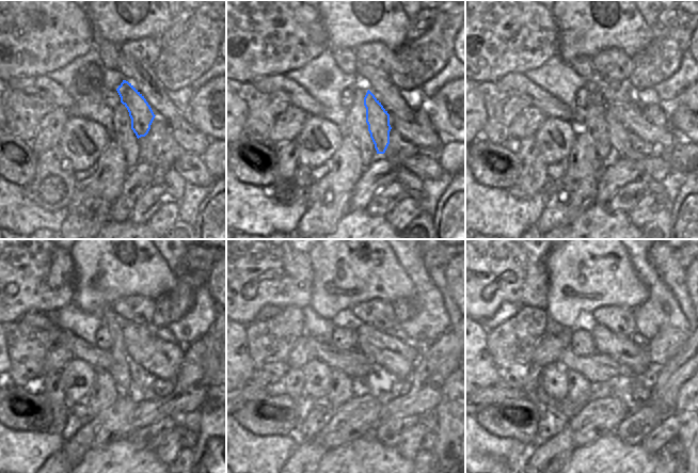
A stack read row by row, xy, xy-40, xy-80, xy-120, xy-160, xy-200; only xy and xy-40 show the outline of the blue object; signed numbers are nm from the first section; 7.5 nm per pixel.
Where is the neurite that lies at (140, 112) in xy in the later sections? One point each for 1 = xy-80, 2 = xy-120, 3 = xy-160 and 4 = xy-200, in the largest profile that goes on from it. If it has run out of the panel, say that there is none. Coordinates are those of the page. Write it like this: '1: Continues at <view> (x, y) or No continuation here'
1: Continues at xy-80 (655, 167)
2: Continues at xy-120 (141, 388)
3: Continues at xy-160 (379, 381)
4: Continues at xy-200 (622, 385).

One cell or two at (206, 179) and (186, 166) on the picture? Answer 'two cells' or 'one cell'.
one cell

